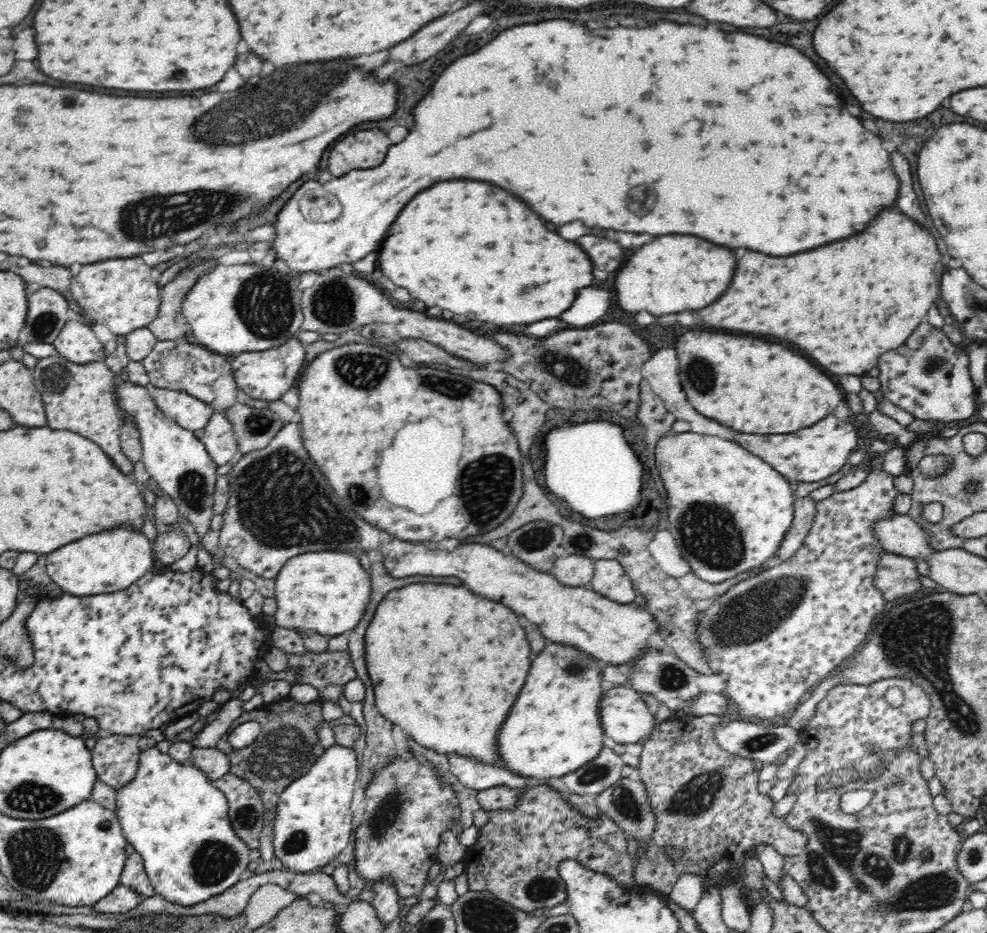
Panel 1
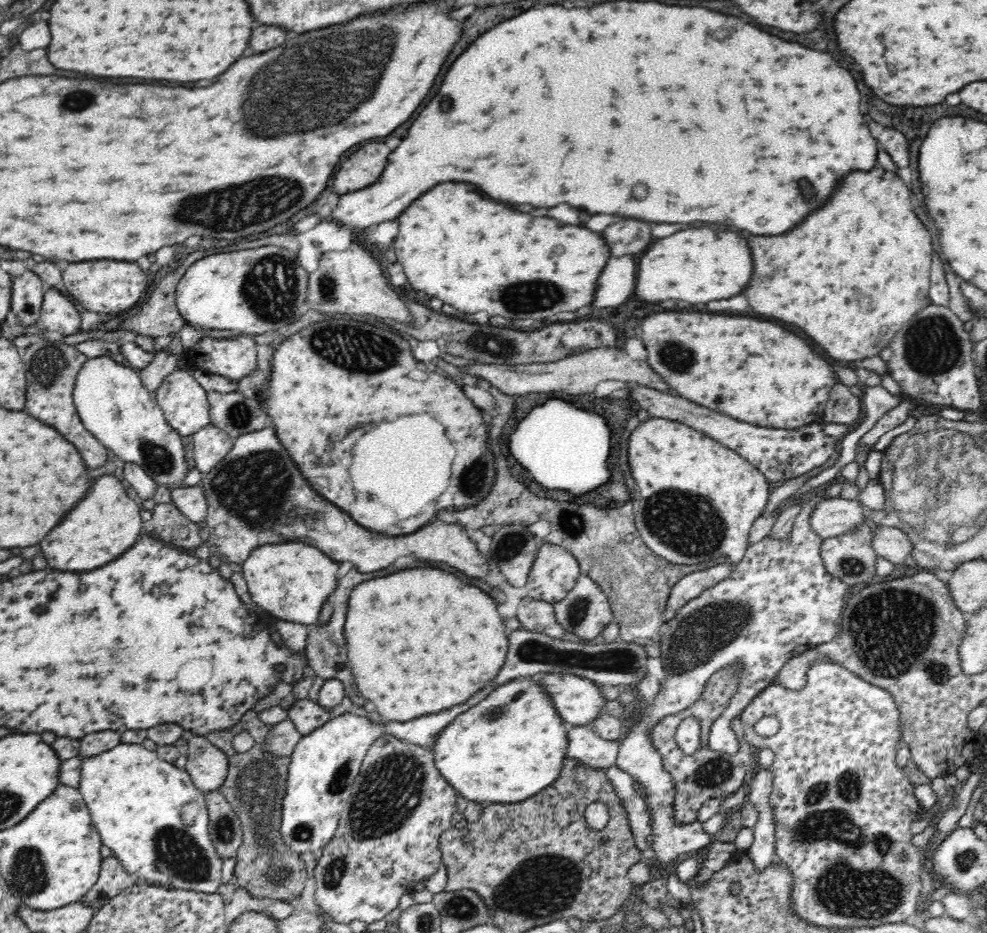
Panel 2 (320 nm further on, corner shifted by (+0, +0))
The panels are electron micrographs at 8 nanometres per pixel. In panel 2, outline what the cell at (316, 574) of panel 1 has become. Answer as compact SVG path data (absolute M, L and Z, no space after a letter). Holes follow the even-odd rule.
M284 542L278 546L262 544L250 550L242 562L241 573L252 600L260 608L277 619L310 625L318 621L322 604L336 588L336 570L338 562L328 558L321 549L302 542Z

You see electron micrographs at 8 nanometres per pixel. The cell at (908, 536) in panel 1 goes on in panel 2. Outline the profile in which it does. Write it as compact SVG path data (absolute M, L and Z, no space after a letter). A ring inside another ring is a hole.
M842 498L822 499L815 505L808 525L816 535L832 538L848 532L855 524L866 522L869 510L861 506L859 500L842 500Z

